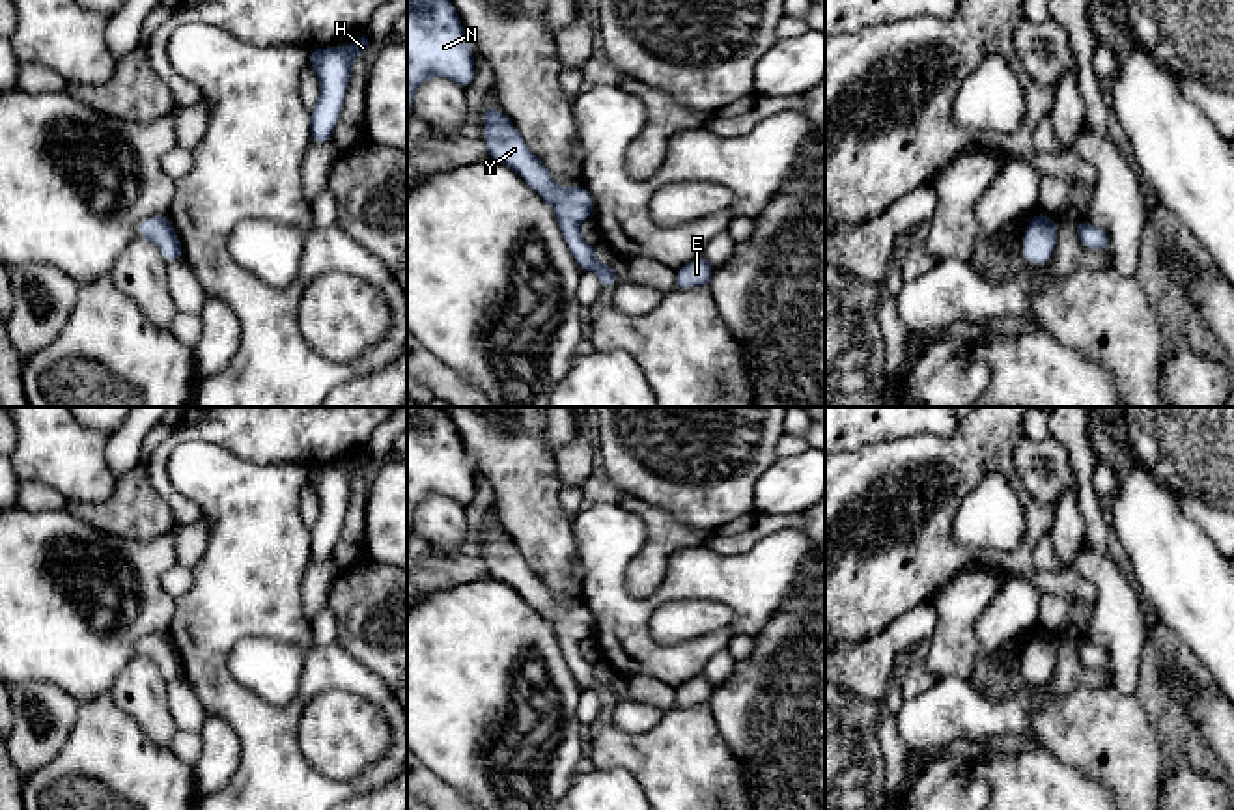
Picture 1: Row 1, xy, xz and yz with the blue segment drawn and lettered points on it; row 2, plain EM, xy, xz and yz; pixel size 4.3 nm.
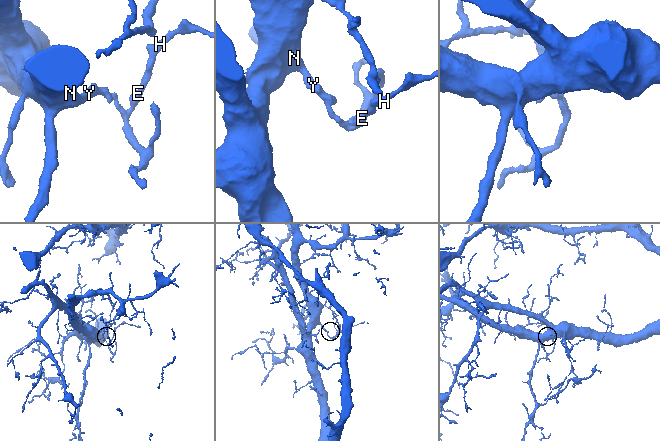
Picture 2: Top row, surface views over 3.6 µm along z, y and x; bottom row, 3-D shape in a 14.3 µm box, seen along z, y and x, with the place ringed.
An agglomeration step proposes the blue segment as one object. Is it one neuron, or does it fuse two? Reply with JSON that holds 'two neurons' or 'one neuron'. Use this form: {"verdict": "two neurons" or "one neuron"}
{"verdict": "one neuron"}

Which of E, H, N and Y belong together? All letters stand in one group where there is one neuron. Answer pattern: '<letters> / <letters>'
E H N Y

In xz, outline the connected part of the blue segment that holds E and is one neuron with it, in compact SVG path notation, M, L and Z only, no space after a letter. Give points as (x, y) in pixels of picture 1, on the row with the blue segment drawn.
M704 256L689 261L676 271L674 289L693 289L698 286L709 286L713 278L713 267Z

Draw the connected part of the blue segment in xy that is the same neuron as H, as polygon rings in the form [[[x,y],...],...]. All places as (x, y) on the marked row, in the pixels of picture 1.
[[[366,32],[344,49],[323,47],[310,50],[308,63],[319,78],[319,99],[310,110],[310,142],[332,142],[349,88],[351,63],[362,52],[370,52],[370,37]]]

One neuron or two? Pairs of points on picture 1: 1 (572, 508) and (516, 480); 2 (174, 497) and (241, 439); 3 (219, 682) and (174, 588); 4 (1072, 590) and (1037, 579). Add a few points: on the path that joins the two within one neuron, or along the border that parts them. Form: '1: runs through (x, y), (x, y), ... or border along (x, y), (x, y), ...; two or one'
1: border along (560, 488), (560, 506), (570, 521); two
2: runs through (161, 467), (161, 454), (183, 432), (211, 430); one
3: border along (193, 568), (193, 585), (176, 600); two
4: runs through (1063, 583), (1046, 583); one

